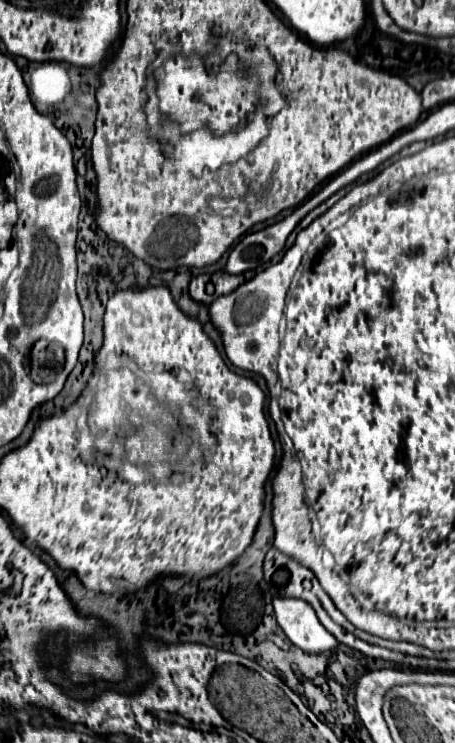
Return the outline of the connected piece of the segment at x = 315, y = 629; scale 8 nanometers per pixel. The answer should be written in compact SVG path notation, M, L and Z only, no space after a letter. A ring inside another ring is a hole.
M273 598L275 618L287 638L309 654L333 652L339 642L327 632L327 628L315 616L315 610L301 600Z

